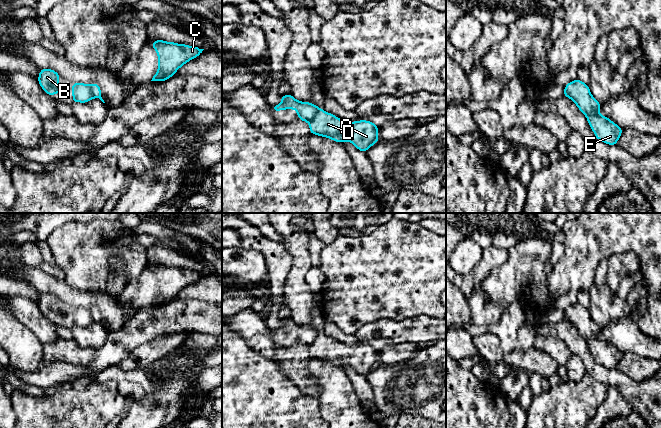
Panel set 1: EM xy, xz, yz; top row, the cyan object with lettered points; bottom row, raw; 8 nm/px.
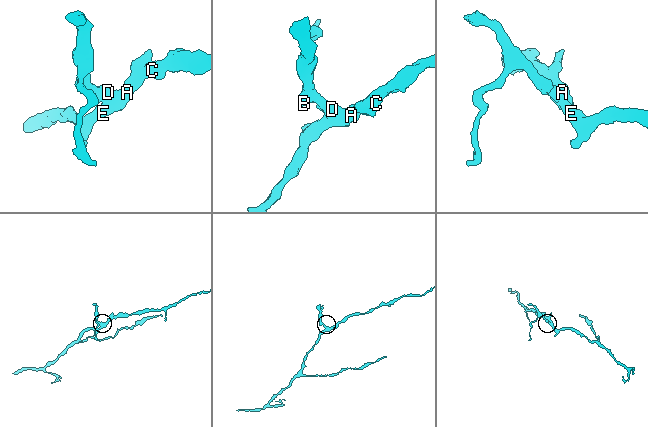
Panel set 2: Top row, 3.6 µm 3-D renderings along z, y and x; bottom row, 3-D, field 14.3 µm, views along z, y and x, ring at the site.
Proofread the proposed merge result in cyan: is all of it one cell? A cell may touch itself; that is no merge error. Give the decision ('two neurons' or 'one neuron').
two neurons

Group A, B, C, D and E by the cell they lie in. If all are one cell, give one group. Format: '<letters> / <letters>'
A C D E / B

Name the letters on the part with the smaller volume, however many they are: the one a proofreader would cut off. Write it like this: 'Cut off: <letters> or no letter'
Cut off: B

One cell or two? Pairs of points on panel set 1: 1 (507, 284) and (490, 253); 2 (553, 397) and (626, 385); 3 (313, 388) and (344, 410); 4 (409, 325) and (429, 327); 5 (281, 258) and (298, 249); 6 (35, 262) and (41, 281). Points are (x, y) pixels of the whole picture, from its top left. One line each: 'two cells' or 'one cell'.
1: two cells
2: two cells
3: two cells
4: one cell
5: two cells
6: two cells

